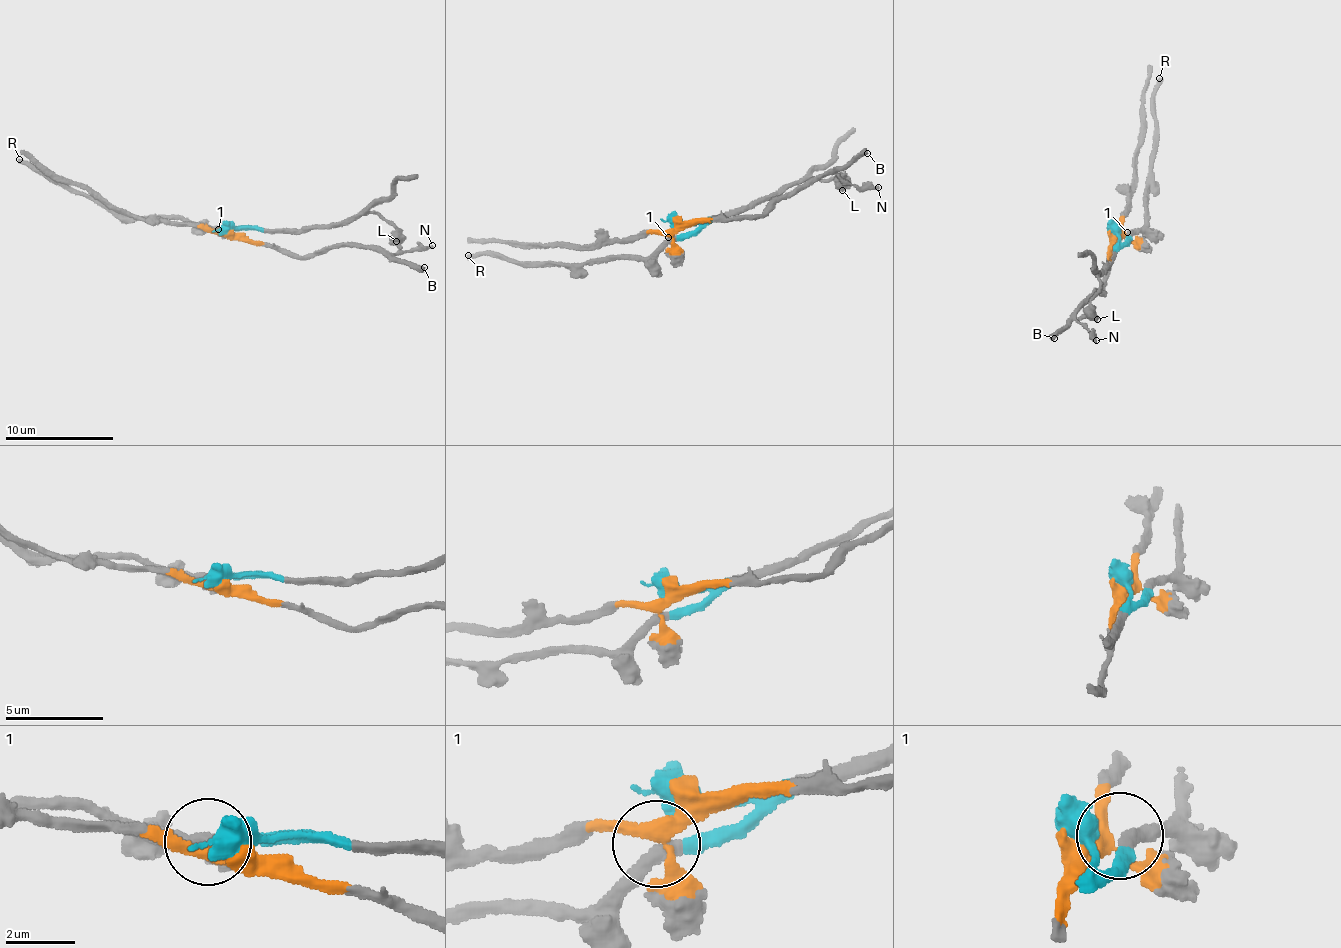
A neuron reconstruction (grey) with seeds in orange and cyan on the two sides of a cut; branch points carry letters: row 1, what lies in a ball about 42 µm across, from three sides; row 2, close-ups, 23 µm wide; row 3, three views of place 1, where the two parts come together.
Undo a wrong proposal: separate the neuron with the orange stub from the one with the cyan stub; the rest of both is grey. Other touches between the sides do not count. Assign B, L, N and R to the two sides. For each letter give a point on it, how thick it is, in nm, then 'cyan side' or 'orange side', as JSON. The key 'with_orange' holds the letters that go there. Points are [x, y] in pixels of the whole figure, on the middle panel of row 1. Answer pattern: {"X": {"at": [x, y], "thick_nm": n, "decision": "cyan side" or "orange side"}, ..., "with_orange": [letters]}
{"B": {"at": [867, 153], "thick_nm": 400, "decision": "orange side"}, "L": {"at": [842, 190], "thick_nm": 600, "decision": "cyan side"}, "N": {"at": [878, 187], "thick_nm": 280, "decision": "orange side"}, "R": {"at": [468, 255], "thick_nm": 300, "decision": "cyan side"}, "with_orange": ["B", "N"]}

